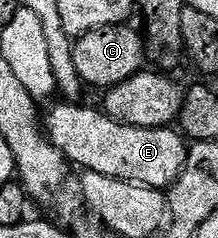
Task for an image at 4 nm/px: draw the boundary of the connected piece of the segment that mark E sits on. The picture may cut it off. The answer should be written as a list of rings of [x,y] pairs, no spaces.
[[[54,102],[53,108],[43,119],[43,130],[49,136],[49,140],[65,155],[70,164],[77,167],[85,167],[86,172],[94,171],[103,177],[111,177],[128,183],[141,183],[145,187],[168,189],[180,177],[185,169],[189,157],[190,144],[186,136],[180,130],[173,127],[156,127],[155,129],[143,129],[135,125],[123,125],[105,114],[104,110],[93,107],[77,107],[76,102]]]

